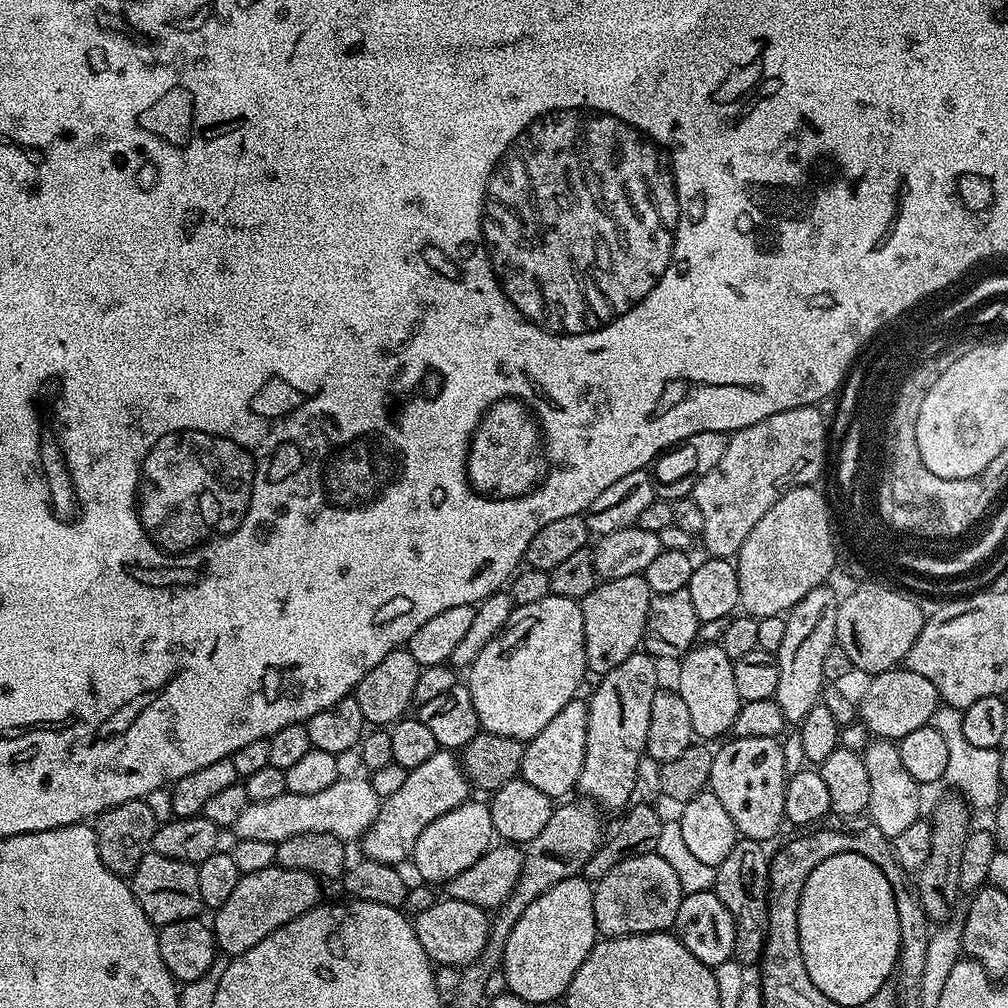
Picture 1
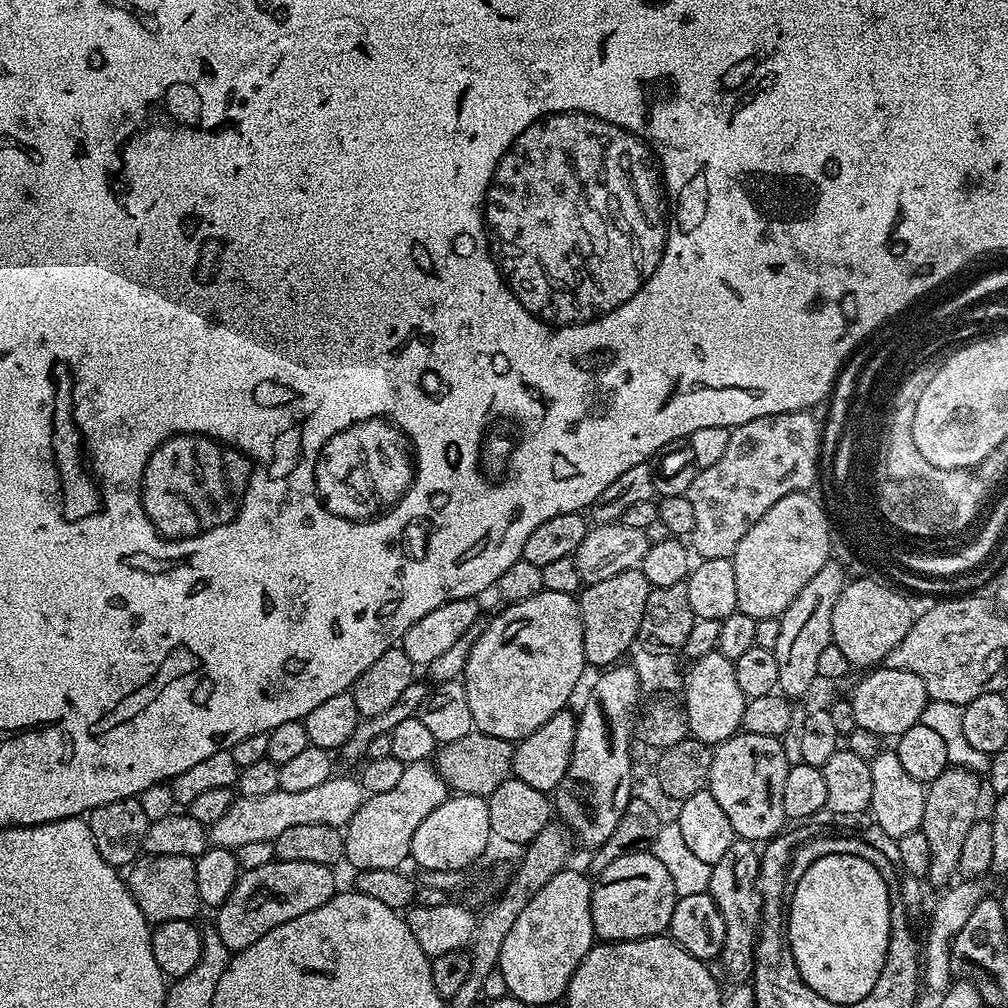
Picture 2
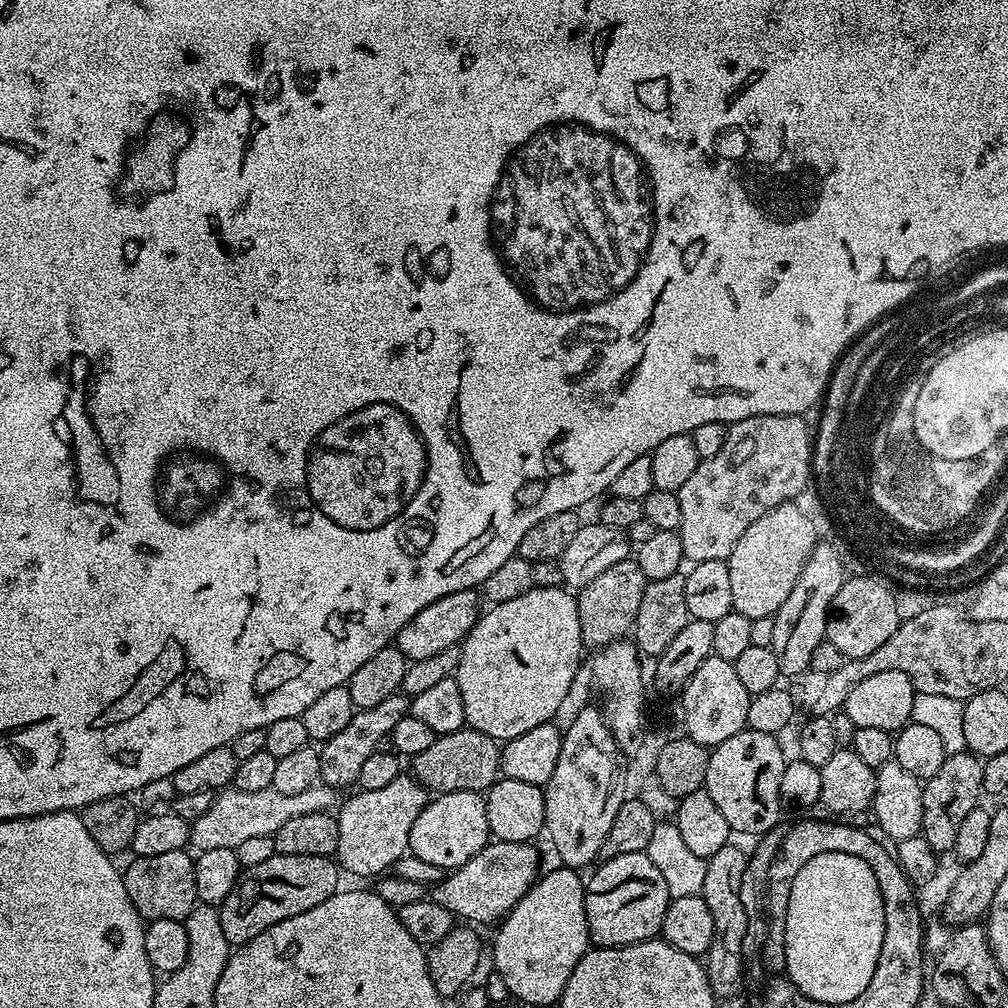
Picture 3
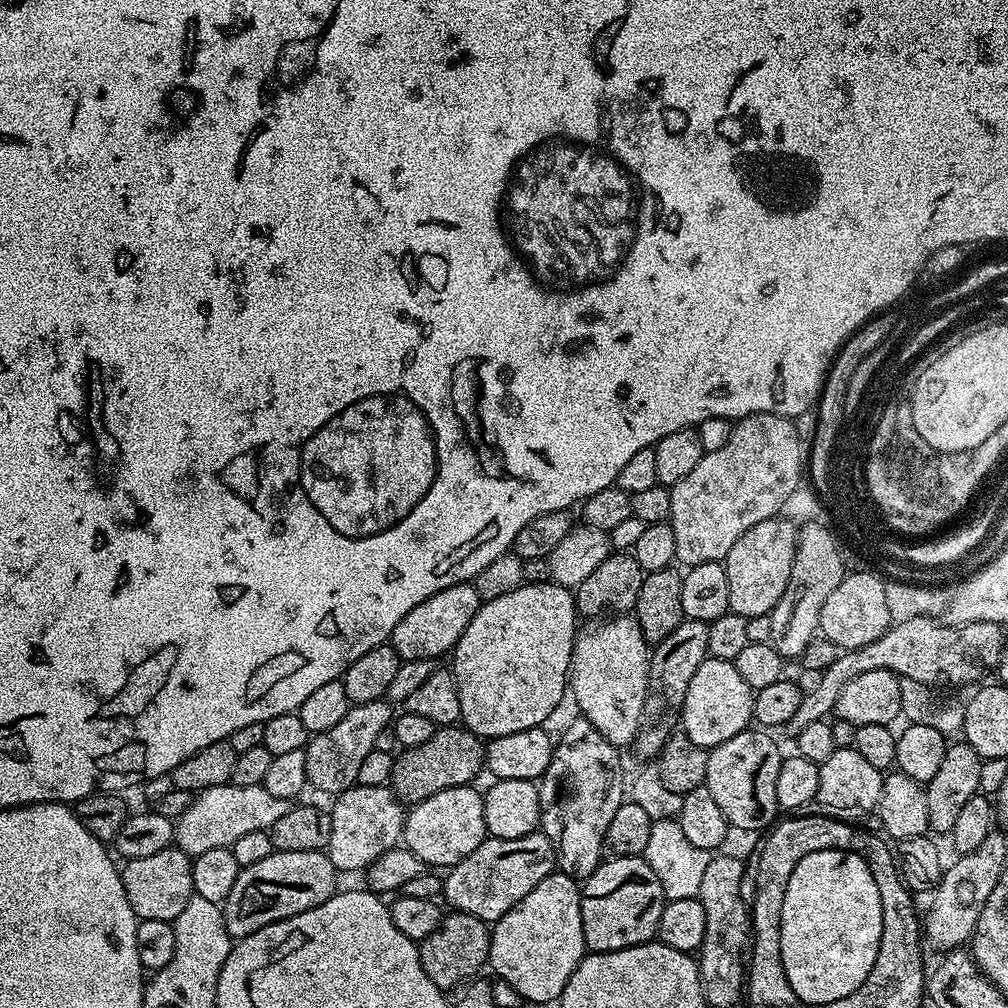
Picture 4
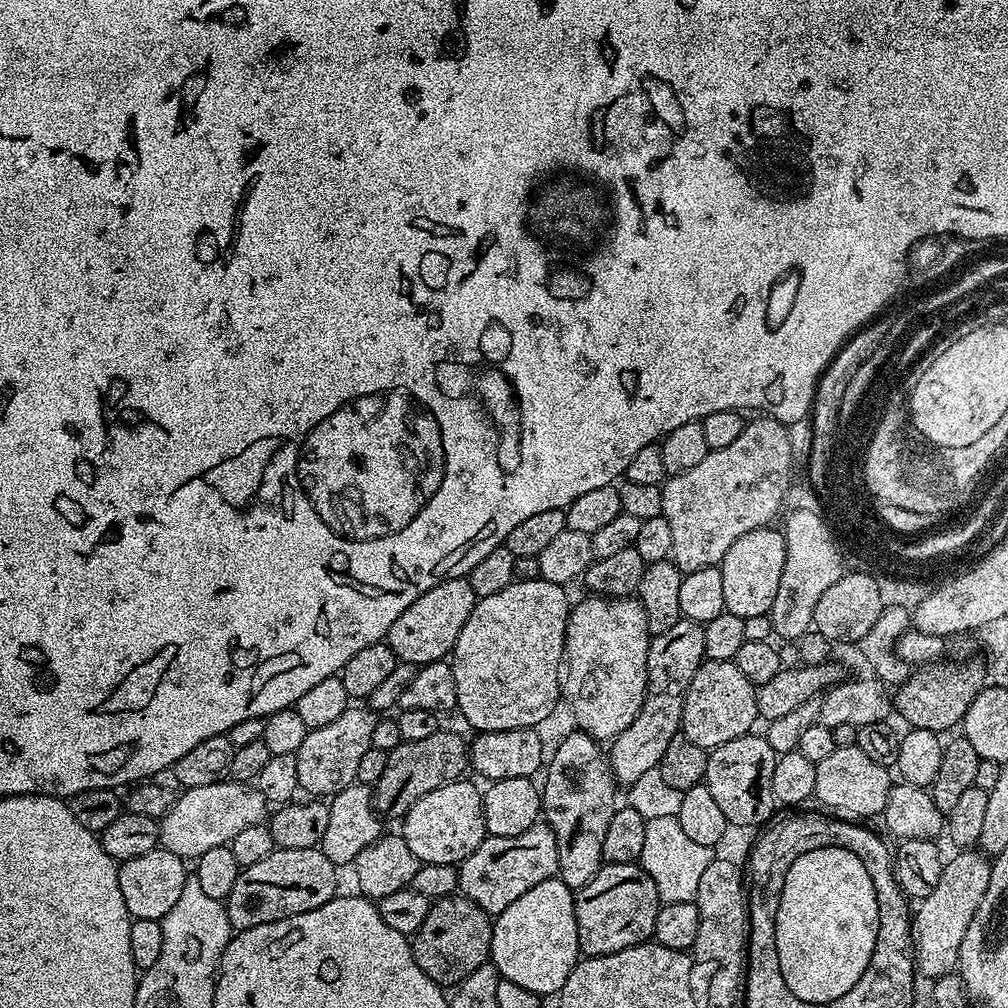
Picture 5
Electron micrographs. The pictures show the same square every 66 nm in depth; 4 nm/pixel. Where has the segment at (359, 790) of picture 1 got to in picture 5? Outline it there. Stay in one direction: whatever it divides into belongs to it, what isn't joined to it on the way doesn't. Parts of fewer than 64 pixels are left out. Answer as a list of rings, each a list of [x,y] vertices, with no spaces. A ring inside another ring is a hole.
[[[225,782],[214,786],[194,786],[185,788],[177,795],[176,801],[170,810],[160,817],[159,847],[170,850],[170,854],[178,854],[185,858],[195,858],[206,854],[206,850],[214,850],[214,846],[231,845],[237,834],[246,830],[246,826],[265,823],[269,815],[270,805],[262,798],[262,794],[254,786],[244,782]]]

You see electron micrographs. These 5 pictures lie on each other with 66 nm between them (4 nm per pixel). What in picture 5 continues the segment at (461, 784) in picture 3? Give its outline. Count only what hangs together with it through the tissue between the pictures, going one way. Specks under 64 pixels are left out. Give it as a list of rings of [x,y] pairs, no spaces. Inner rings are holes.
[[[447,730],[430,734],[430,738],[421,738],[418,742],[403,741],[395,750],[388,753],[386,770],[382,770],[382,778],[378,778],[374,785],[377,813],[385,817],[403,817],[404,813],[410,810],[410,806],[414,806],[418,798],[430,794],[430,790],[438,790],[438,786],[461,779],[470,768],[468,750],[466,740],[458,733]]]

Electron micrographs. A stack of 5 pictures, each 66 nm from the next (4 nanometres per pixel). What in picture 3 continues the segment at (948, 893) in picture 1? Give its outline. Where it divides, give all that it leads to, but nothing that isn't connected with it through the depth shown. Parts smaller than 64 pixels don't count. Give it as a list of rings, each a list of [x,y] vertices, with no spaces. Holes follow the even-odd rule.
[[[965,750],[951,753],[942,762],[938,774],[922,784],[922,826],[920,831],[926,842],[938,854],[952,852],[954,842],[958,842],[958,830],[962,830],[962,821],[970,810],[981,803],[980,796],[984,792],[982,786],[981,757]]]

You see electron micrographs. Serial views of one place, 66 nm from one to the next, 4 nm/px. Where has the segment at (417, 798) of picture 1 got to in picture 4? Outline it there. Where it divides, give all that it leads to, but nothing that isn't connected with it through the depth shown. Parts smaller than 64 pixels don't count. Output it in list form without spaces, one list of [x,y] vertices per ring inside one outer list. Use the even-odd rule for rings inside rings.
[[[353,784],[339,793],[330,805],[330,842],[326,849],[330,862],[337,873],[366,870],[386,850],[397,847],[404,835],[406,808],[396,799],[388,786],[362,786]]]

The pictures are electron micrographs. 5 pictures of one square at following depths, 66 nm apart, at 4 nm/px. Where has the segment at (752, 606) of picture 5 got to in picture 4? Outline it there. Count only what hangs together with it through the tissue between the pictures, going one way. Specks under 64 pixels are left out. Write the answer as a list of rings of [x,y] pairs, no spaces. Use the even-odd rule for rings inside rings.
[[[784,519],[758,522],[758,526],[750,526],[750,530],[746,530],[746,534],[742,534],[742,538],[730,546],[730,554],[722,562],[730,586],[729,612],[747,617],[767,616],[778,598],[782,598],[790,582],[798,535],[797,525]]]

